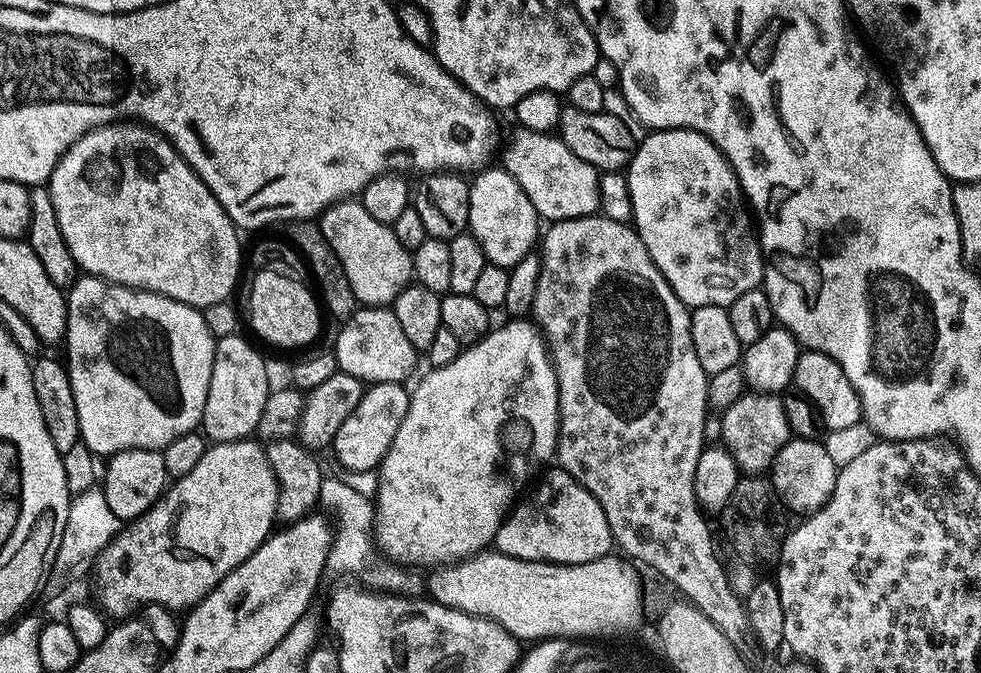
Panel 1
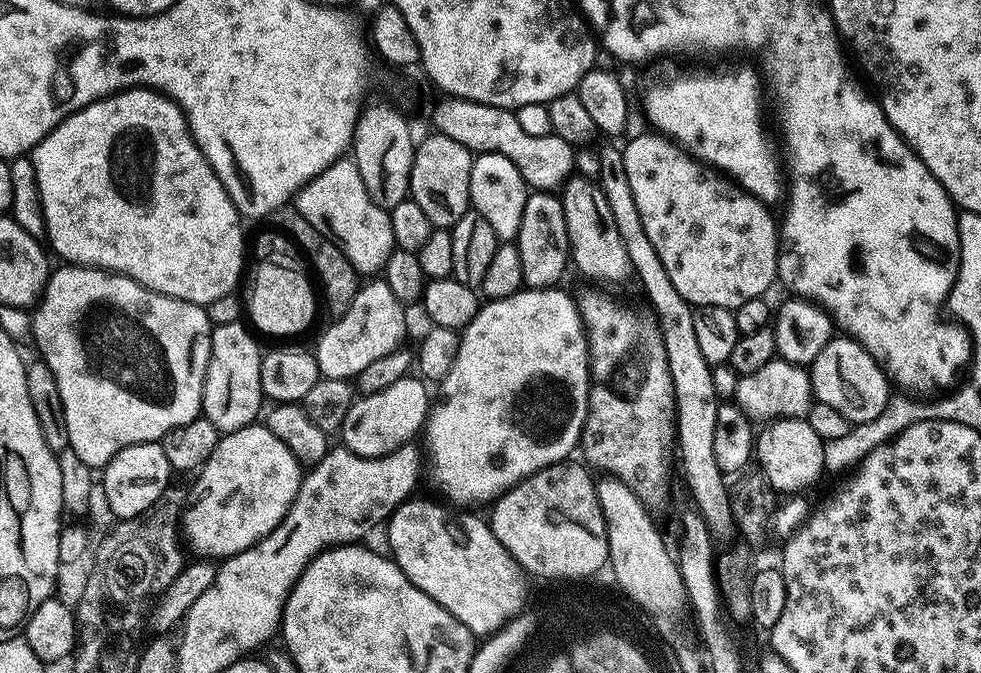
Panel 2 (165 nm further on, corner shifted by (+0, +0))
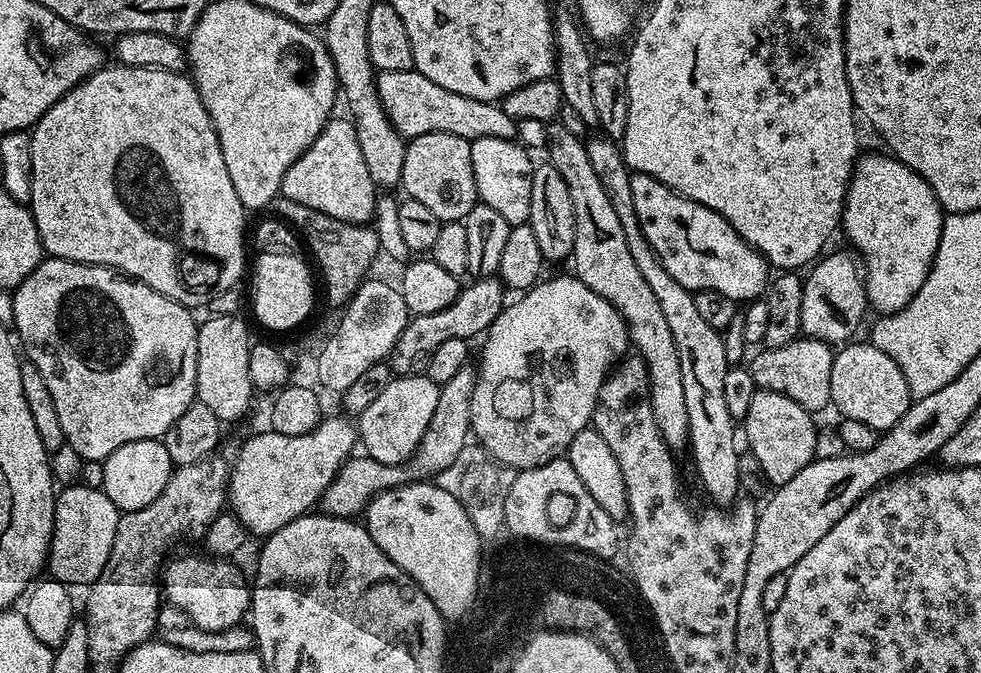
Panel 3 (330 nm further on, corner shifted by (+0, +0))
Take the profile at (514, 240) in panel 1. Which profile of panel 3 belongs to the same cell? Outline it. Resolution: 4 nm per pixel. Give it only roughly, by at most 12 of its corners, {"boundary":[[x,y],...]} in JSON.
{"boundary":[[515,139],[472,141],[479,203],[528,223],[534,167]]}

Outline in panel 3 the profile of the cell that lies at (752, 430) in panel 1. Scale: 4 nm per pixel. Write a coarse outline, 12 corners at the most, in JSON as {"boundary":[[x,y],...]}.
{"boundary":[[797,338],[746,366],[757,389],[829,407],[833,349]]}

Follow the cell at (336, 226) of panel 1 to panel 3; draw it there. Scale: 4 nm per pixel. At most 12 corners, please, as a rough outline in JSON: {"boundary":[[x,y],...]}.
{"boundary":[[329,119],[280,195],[368,224],[378,189],[355,123]]}

